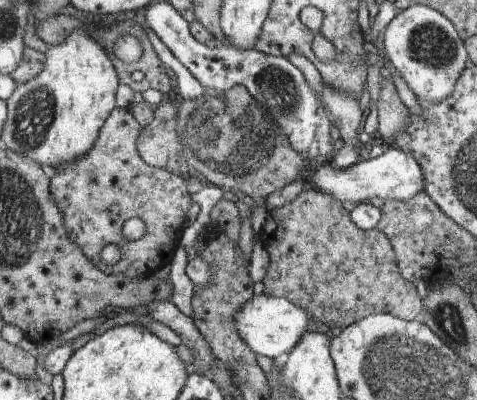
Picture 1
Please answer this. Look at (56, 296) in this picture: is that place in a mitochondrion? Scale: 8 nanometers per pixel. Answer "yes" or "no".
no

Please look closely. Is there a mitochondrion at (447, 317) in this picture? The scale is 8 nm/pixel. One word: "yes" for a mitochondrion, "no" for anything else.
yes

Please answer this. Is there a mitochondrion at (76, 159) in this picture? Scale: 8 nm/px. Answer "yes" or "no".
no

